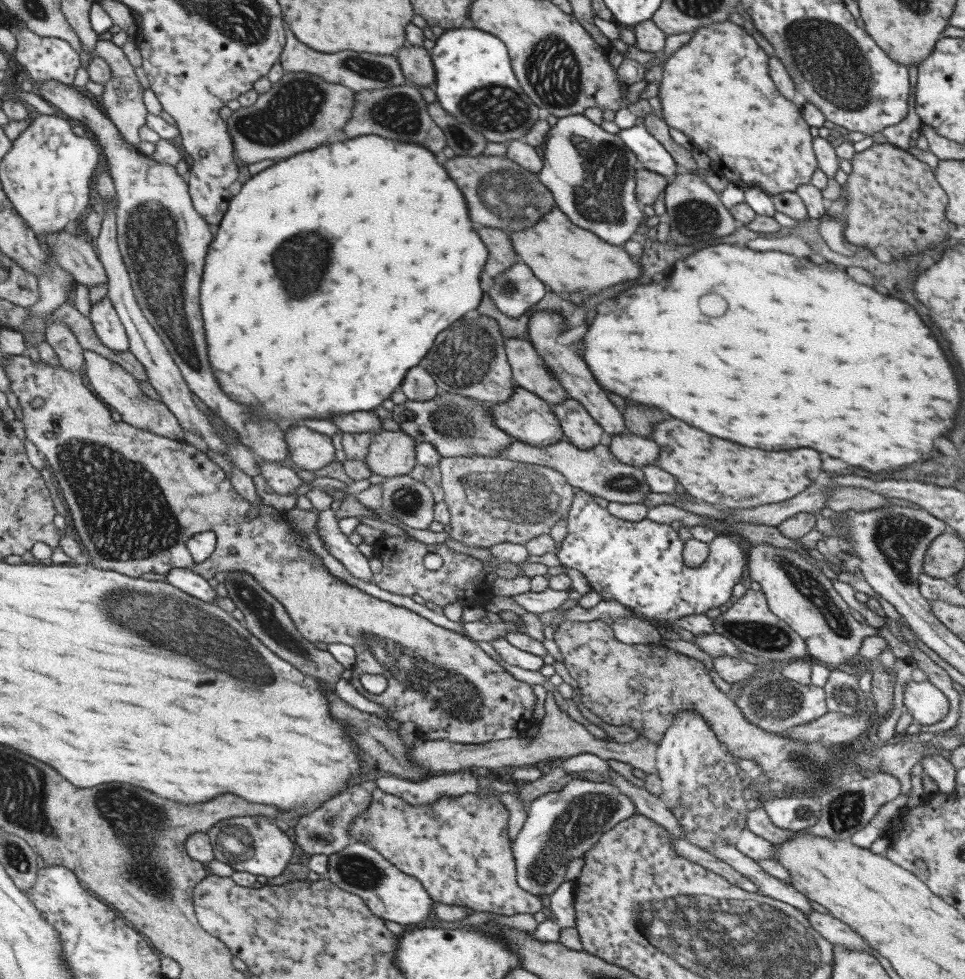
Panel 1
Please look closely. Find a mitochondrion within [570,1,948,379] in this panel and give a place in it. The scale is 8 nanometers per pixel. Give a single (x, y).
(826, 57)

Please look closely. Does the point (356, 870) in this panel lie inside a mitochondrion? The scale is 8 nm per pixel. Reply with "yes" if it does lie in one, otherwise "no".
yes

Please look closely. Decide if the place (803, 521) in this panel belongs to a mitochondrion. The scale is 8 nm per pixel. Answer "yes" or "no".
no

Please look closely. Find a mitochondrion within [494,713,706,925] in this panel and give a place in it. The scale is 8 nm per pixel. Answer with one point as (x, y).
(587, 814)

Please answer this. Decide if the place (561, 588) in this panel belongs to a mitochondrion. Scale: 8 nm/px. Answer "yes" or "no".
no

